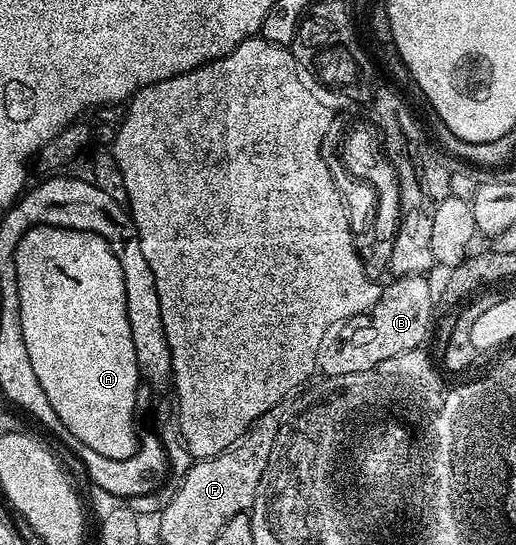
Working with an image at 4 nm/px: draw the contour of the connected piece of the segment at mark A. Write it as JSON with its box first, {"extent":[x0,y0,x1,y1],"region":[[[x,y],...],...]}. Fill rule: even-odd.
{"extent":[16,227,142,459],"region":[[[36,227],[28,229],[16,248],[16,278],[24,318],[22,339],[28,344],[26,355],[30,355],[30,367],[34,367],[34,375],[38,375],[51,407],[71,435],[109,459],[129,459],[137,449],[135,393],[142,378],[126,315],[126,290],[119,260],[112,247],[98,235],[57,229],[51,234],[56,274],[50,275],[47,235]],[[100,413],[116,413],[116,445],[100,445]]]}

